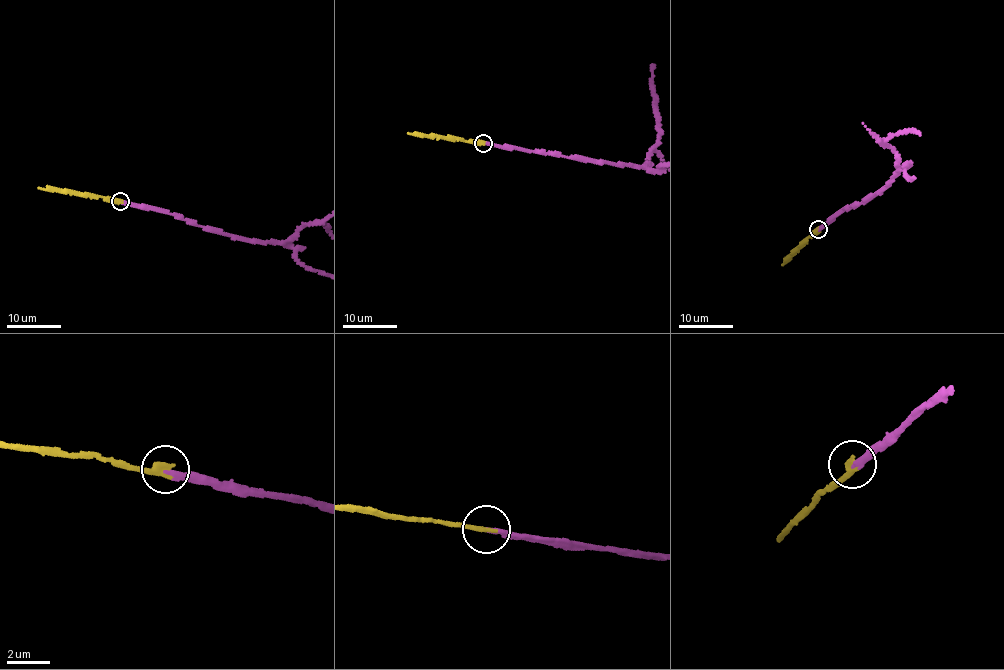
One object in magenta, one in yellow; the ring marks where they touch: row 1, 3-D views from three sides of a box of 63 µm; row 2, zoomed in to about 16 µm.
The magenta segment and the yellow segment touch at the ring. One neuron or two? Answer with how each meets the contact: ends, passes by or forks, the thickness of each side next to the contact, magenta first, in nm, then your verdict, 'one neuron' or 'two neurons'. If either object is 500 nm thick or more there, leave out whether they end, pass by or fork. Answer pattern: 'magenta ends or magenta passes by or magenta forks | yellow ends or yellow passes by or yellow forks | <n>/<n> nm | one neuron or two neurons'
magenta ends | yellow ends | 240/320 nm | one neuron

